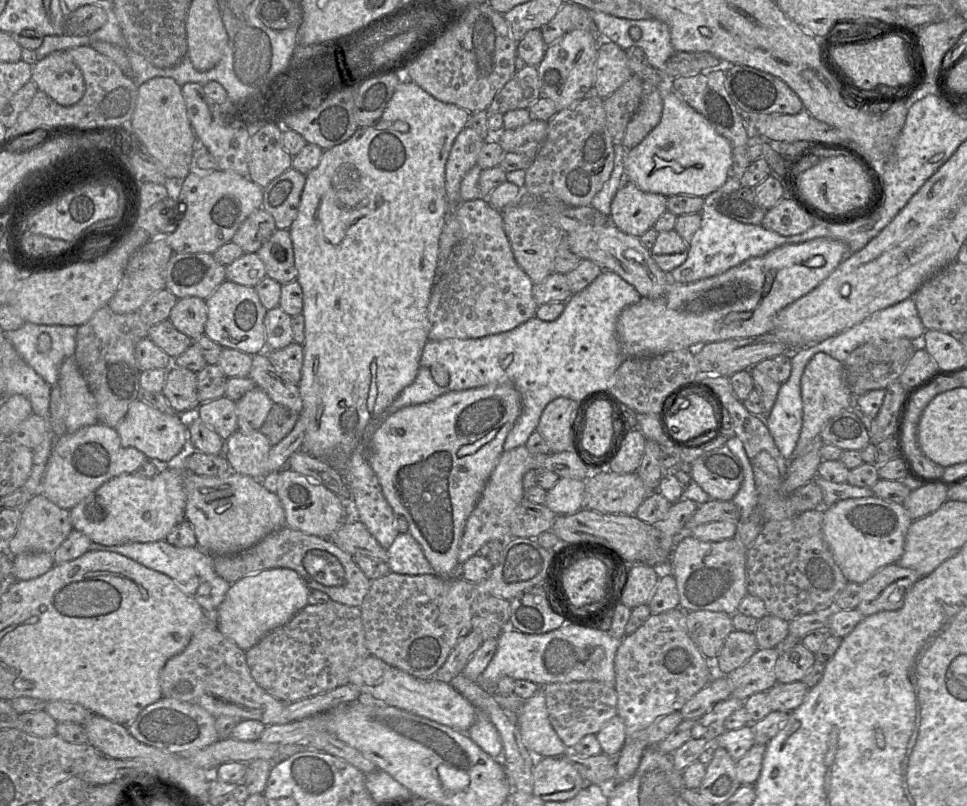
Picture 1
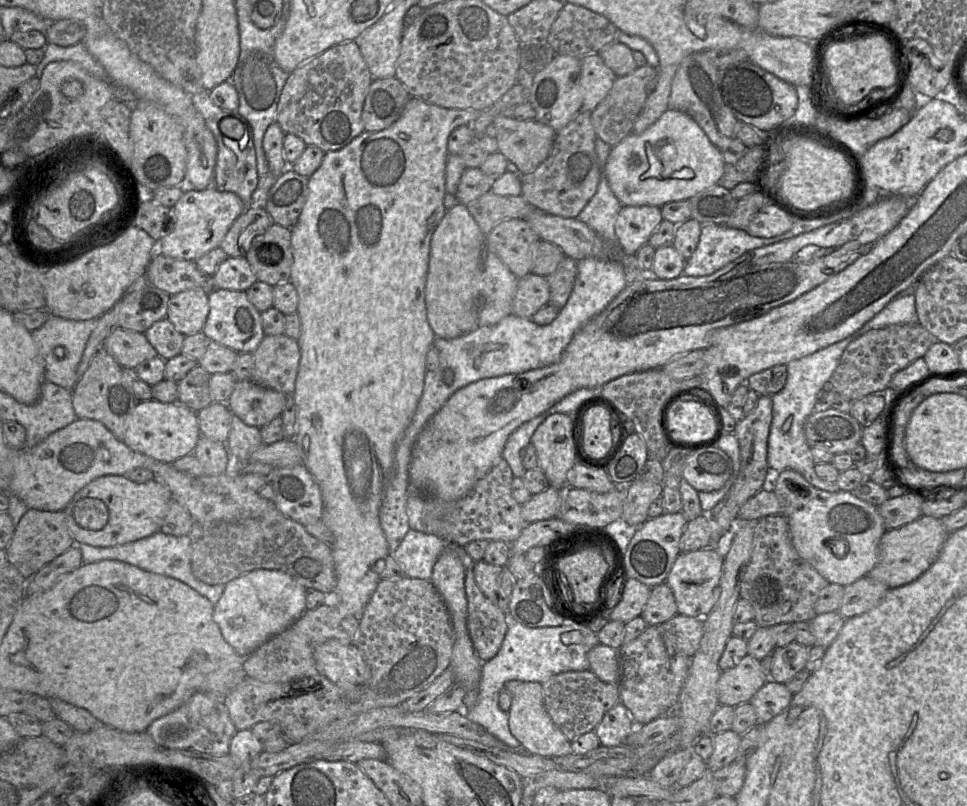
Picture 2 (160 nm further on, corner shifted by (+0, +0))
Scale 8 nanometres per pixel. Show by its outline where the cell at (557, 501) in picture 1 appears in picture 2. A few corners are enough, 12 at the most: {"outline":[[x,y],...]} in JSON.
{"outline":[[548,487],[521,506],[526,524],[554,518],[561,491]]}

